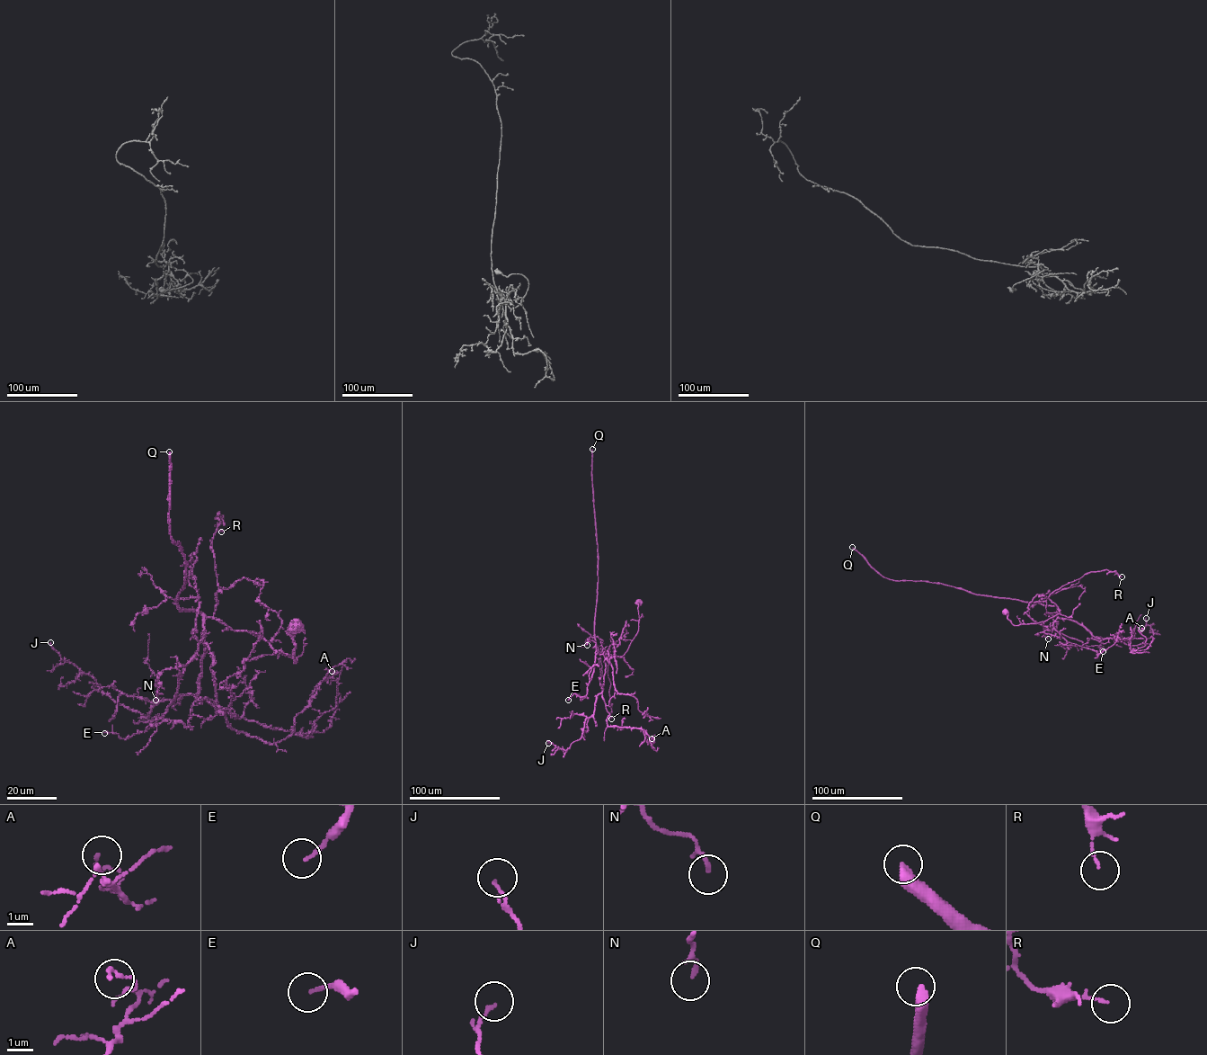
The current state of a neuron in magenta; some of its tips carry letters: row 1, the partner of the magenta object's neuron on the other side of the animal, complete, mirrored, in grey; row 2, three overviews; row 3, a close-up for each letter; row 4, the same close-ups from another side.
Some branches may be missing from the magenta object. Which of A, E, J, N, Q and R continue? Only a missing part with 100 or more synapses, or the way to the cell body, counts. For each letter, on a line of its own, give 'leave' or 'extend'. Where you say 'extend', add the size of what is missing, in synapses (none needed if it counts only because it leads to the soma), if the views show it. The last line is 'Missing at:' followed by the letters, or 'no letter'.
A: leave
E: leave
J: leave
N: leave
Q: extend | 600 syn
R: leave
Missing at: Q

